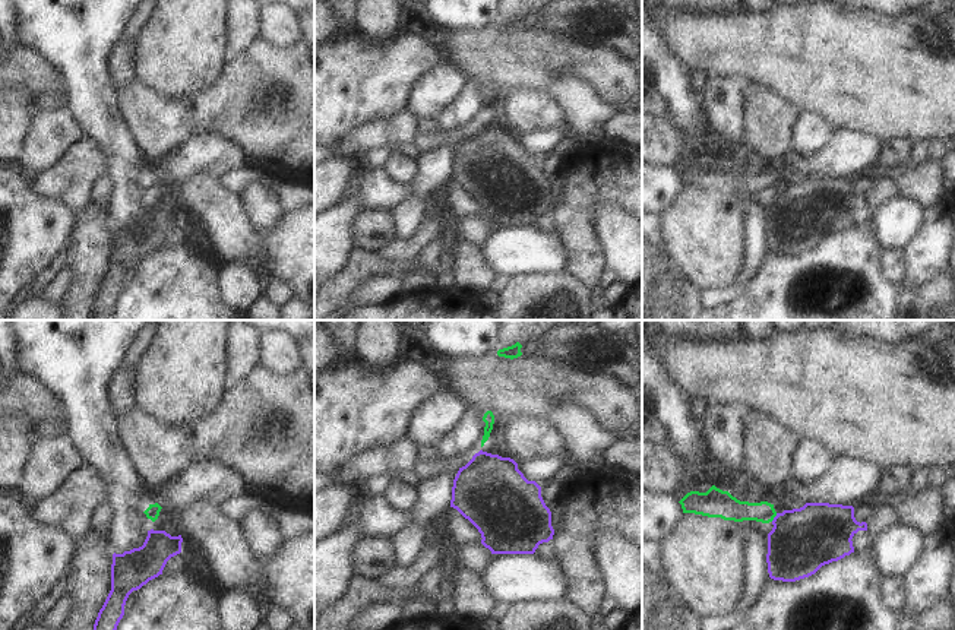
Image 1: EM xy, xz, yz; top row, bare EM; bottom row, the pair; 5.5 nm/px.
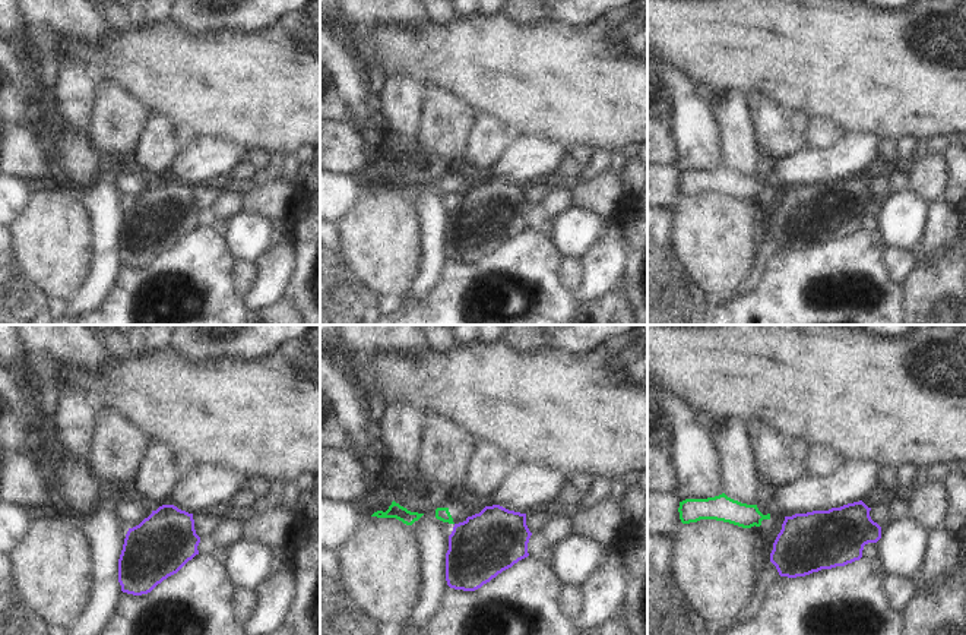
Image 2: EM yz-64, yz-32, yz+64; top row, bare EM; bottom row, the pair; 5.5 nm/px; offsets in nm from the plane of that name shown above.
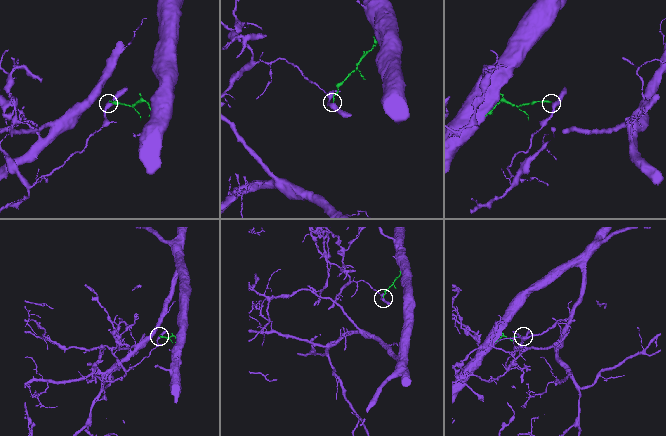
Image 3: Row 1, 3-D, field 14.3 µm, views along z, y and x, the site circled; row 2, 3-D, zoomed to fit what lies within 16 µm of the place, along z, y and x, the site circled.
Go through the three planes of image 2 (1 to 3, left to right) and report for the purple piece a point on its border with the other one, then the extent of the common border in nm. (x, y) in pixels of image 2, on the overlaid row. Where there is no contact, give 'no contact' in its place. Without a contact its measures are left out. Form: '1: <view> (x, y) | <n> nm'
1: no contact
2: no contact
3: no contact

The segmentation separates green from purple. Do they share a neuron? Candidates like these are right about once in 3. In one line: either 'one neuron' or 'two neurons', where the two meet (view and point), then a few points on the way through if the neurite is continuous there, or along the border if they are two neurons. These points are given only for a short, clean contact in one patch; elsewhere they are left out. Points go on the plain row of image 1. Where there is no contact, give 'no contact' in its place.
two neurons; meets green in yz at (774, 189); border along yz (777, 186), (771, 193)

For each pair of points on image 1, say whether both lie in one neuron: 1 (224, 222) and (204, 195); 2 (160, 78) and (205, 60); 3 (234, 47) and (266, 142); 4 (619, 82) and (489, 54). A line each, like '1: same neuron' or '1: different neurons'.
1: same neuron
2: same neuron
3: different neurons
4: same neuron

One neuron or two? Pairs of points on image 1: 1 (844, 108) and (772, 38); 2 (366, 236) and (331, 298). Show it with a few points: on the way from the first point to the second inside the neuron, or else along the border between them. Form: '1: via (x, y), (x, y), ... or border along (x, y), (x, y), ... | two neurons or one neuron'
1: via (828, 91), (790, 53) | one neuron
2: border along (354, 249), (373, 250), (382, 255) | two neurons

